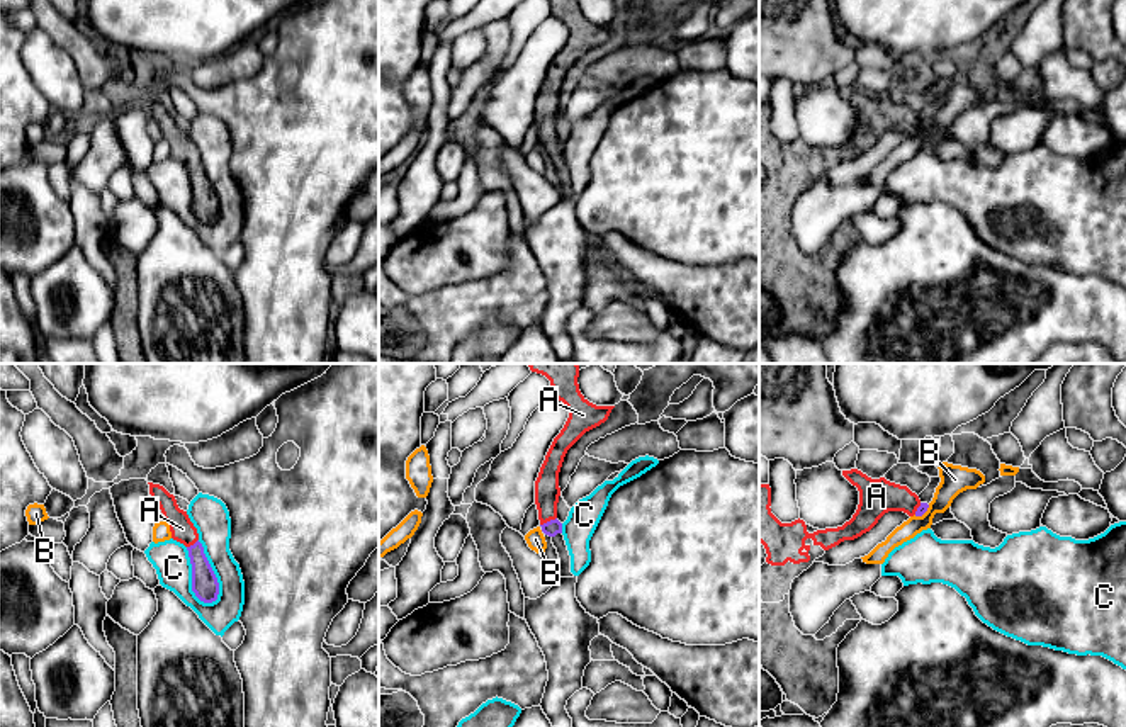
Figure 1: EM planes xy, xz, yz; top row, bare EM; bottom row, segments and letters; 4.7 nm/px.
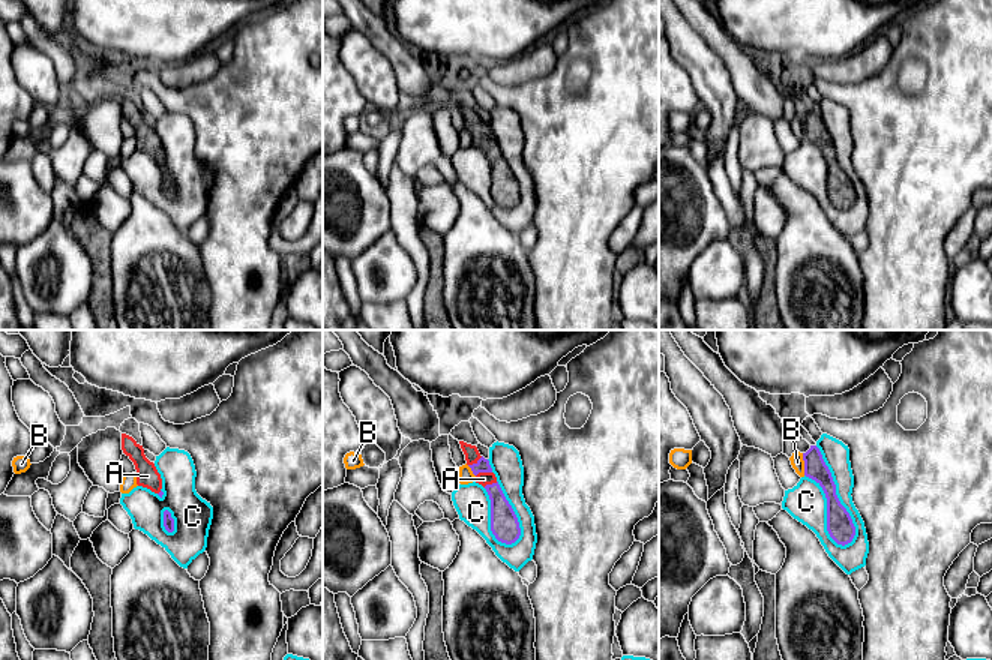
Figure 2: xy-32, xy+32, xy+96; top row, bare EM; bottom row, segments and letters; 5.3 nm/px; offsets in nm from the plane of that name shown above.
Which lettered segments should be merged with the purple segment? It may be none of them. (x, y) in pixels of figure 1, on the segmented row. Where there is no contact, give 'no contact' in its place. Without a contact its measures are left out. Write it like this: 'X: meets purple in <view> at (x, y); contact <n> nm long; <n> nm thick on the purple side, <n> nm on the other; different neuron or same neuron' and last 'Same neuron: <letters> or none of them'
A: meets purple in xz at (547, 522); contact 90 nm long; 70 nm thick on the purple side, 120 nm on the other; same neuron
B: meets purple in yz at (923, 513); contact 90 nm long; 50 nm thick on the purple side, 140 nm on the other; different neuron
C: meets purple in xy at (213, 573); contact 320 nm long; 130 nm thick on the purple side, 170 nm on the other; different neuron
Same neuron: A

